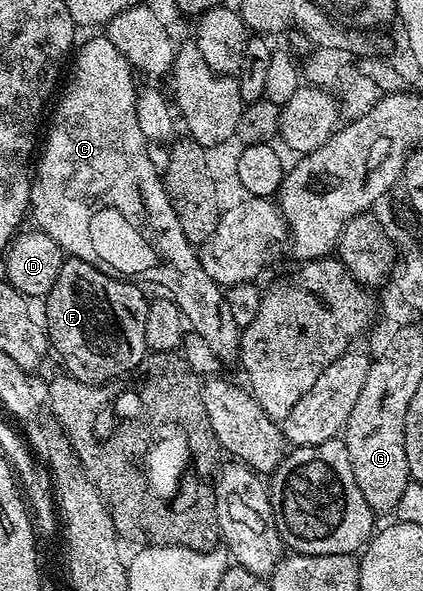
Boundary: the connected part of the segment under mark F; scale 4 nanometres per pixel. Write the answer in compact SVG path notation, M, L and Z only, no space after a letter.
M67 256L60 267L60 275L56 275L56 283L52 283L52 291L44 298L44 305L46 305L46 321L44 317L44 328L48 334L49 344L52 349L62 356L62 365L67 374L76 378L78 381L83 381L89 385L104 385L107 381L116 381L125 378L127 375L133 373L143 359L145 359L148 352L146 347L146 340L144 339L144 319L148 315L148 297L145 297L138 289L139 286L133 280L115 277L106 273L102 269L96 268L92 263L84 263L84 259L79 257Z

